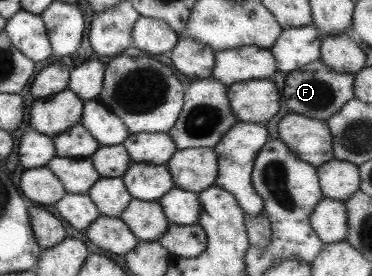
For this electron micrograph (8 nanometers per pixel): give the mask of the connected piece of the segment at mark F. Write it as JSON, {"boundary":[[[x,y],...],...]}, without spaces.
{"boundary":[[[319,59],[288,72],[283,87],[281,97],[288,106],[288,111],[317,120],[327,120],[354,98],[352,93],[353,75],[334,72],[322,64]]]}

